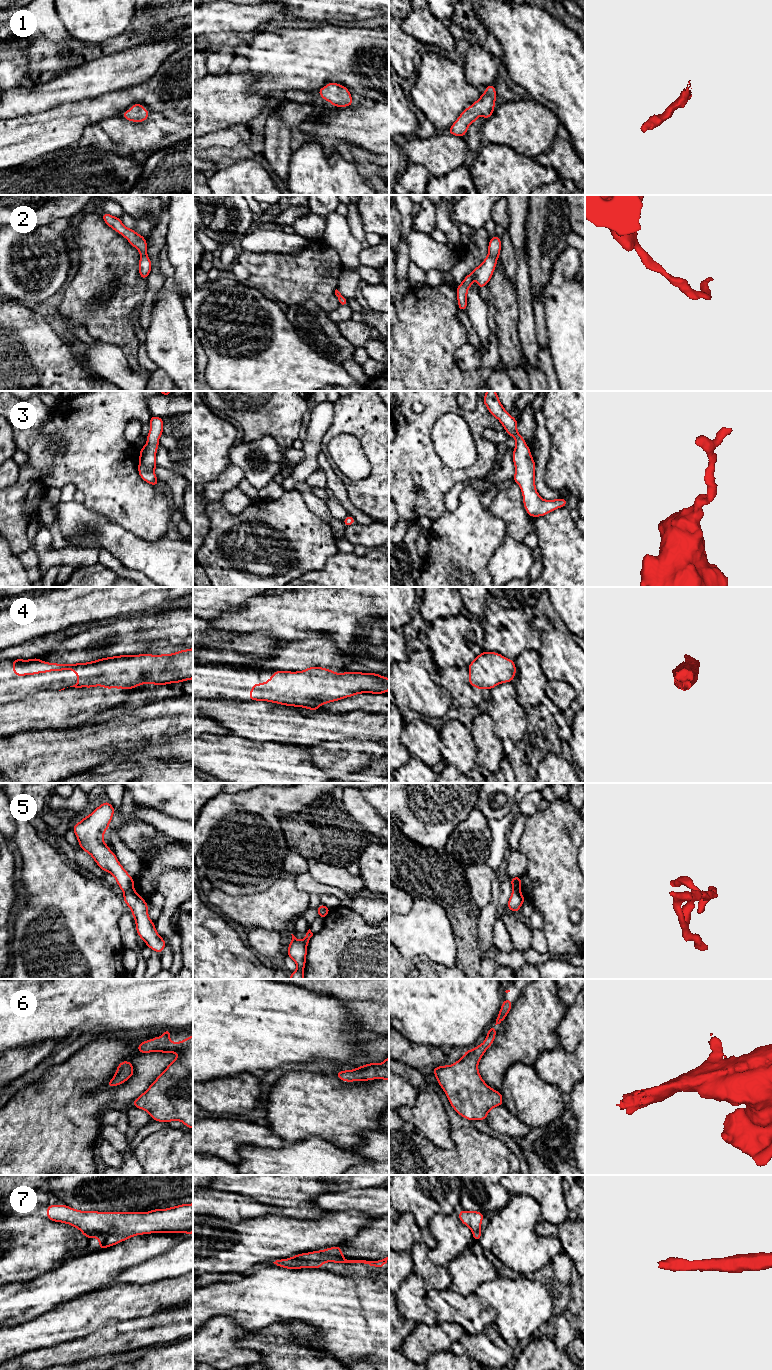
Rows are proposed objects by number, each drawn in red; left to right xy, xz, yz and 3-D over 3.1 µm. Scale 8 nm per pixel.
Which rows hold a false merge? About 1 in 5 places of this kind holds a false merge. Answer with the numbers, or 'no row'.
no row

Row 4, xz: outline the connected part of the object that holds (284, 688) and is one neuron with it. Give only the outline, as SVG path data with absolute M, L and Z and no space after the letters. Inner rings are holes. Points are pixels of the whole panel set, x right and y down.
M312 666L300 672L278 671L261 684L253 684L249 692L250 701L267 701L285 706L307 708L319 711L318 707L361 693L385 694L389 691L389 678L376 673L343 672L342 674L327 668Z

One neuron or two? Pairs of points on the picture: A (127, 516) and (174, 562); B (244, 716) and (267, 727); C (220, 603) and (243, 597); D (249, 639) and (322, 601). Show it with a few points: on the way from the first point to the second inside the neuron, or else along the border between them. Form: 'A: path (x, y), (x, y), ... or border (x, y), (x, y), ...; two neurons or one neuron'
A: border (130, 531), (150, 540), (165, 535); two neurons
B: path (250, 719), (261, 721); one neuron
C: path (226, 597), (237, 597); one neuron
D: border (257, 631), (233, 632); two neurons

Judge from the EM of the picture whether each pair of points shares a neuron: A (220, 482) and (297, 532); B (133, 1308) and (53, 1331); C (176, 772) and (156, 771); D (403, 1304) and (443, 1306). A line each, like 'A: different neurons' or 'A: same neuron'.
A: different neurons
B: same neuron
C: same neuron
D: different neurons

